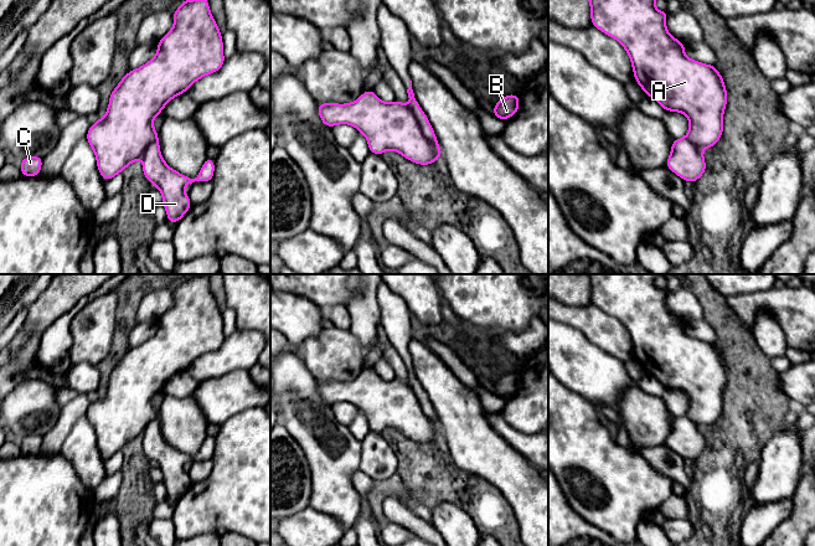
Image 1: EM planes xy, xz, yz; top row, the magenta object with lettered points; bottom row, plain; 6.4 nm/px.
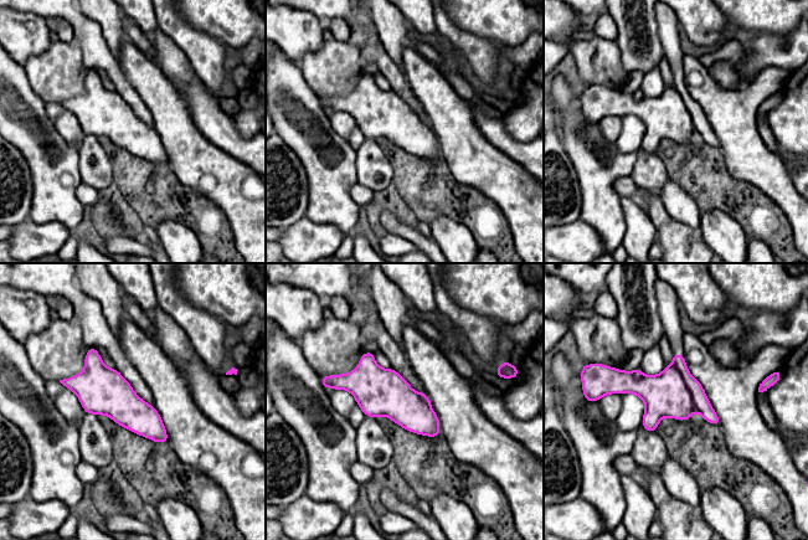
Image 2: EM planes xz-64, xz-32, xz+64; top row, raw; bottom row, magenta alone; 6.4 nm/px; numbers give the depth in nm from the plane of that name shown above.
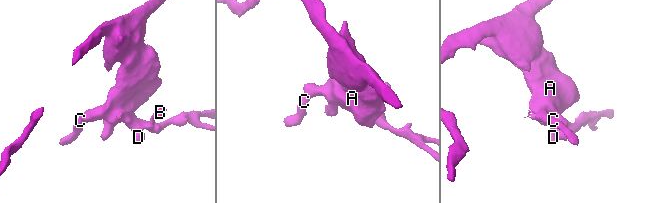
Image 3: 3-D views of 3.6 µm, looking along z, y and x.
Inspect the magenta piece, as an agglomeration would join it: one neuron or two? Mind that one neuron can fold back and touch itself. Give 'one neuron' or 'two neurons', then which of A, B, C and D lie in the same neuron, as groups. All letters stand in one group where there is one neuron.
two neurons | A C / B D

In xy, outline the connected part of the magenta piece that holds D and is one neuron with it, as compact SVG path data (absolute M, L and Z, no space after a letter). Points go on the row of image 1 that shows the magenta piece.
M158 140L146 146L141 160L145 179L163 195L163 205L170 223L177 223L192 206L184 187L195 181L211 182L215 172L215 160L207 156L195 179L180 174L164 161Z

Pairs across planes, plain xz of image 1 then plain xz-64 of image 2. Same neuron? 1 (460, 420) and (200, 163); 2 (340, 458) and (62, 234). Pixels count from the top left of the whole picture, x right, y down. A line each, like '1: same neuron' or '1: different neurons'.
1: same neuron
2: different neurons

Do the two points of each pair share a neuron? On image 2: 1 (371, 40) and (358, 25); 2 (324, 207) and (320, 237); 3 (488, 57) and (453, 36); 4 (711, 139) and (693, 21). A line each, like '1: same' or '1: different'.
1: different
2: different
3: same
4: different

